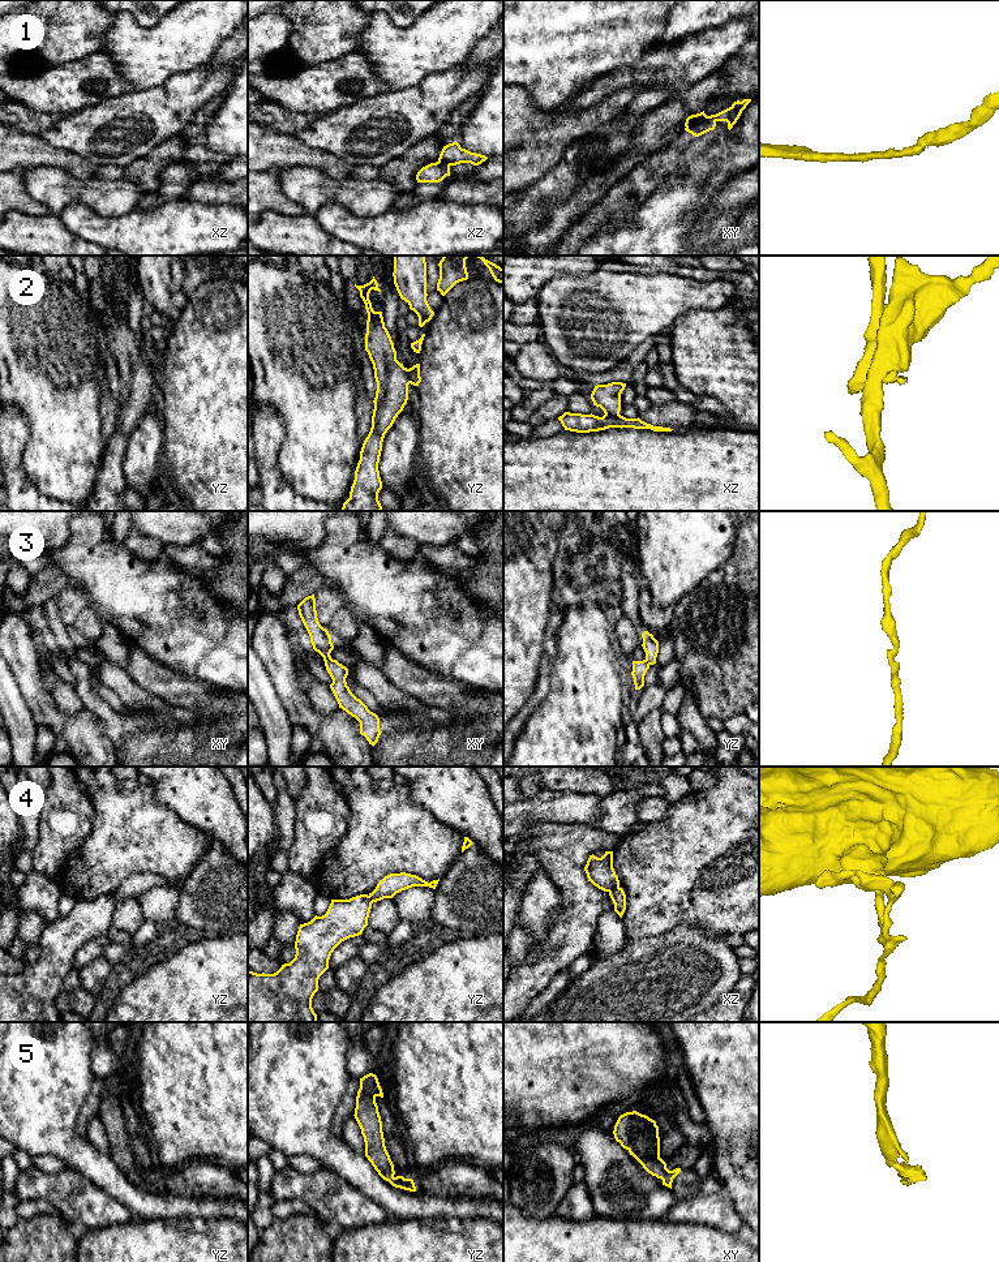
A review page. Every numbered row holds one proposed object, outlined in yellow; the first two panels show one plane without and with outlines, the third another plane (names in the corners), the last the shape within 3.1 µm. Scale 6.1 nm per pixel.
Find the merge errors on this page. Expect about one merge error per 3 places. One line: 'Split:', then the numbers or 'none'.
Split: 1, 2, 4

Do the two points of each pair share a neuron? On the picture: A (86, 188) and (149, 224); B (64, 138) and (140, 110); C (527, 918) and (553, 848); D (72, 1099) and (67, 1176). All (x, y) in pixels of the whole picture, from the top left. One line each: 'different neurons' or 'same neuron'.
A: different neurons
B: same neuron
C: different neurons
D: different neurons

